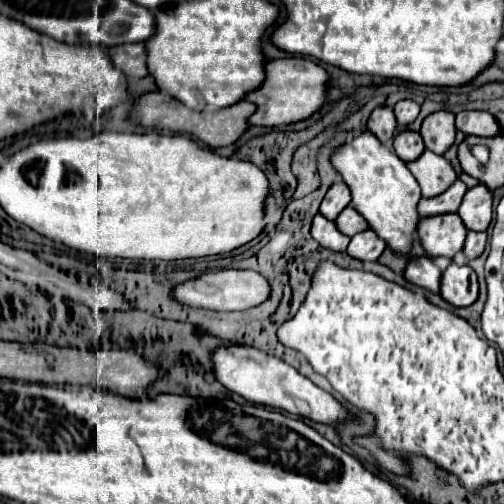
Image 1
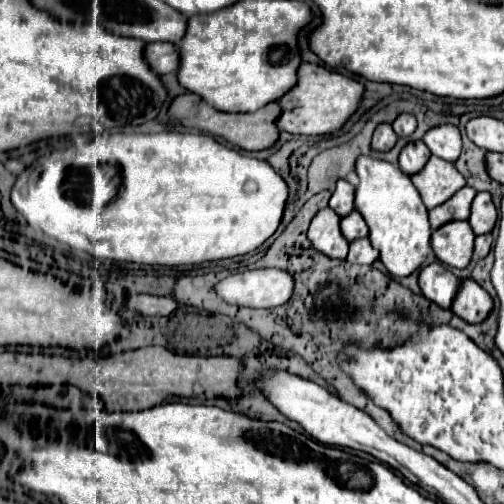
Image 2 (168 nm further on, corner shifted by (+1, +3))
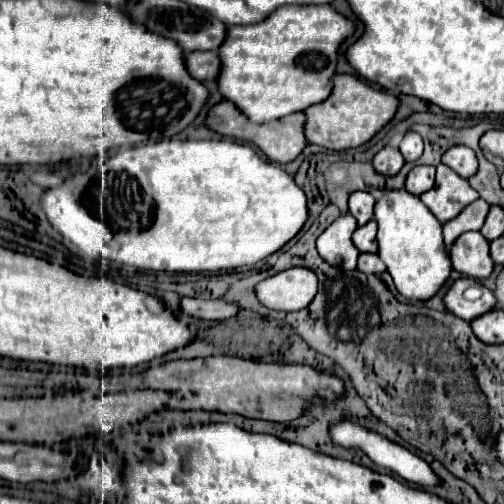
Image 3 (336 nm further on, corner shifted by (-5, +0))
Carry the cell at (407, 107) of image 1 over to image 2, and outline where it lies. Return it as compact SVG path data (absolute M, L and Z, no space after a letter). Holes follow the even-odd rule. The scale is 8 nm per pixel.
M400 114L394 122L392 122L392 128L398 136L410 136L414 130L416 130L416 122L414 122L414 114Z

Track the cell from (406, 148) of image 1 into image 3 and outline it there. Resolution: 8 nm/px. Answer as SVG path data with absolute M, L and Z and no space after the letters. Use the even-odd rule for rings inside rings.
M418 165L410 171L408 179L406 179L406 191L420 197L422 193L426 193L428 189L432 189L434 185L434 167L428 165Z

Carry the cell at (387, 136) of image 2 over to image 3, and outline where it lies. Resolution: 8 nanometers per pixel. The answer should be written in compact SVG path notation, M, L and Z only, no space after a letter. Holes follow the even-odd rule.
M388 145L388 147L384 147L382 151L376 153L372 165L374 165L374 169L378 169L380 175L394 177L394 175L400 173L400 169L404 165L404 157L402 157L402 153L398 149Z

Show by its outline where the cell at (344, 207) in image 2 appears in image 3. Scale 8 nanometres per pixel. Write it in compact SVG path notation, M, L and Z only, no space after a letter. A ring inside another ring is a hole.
M356 191L350 195L350 213L356 217L360 227L366 225L366 221L374 217L374 203L376 199L370 193Z

